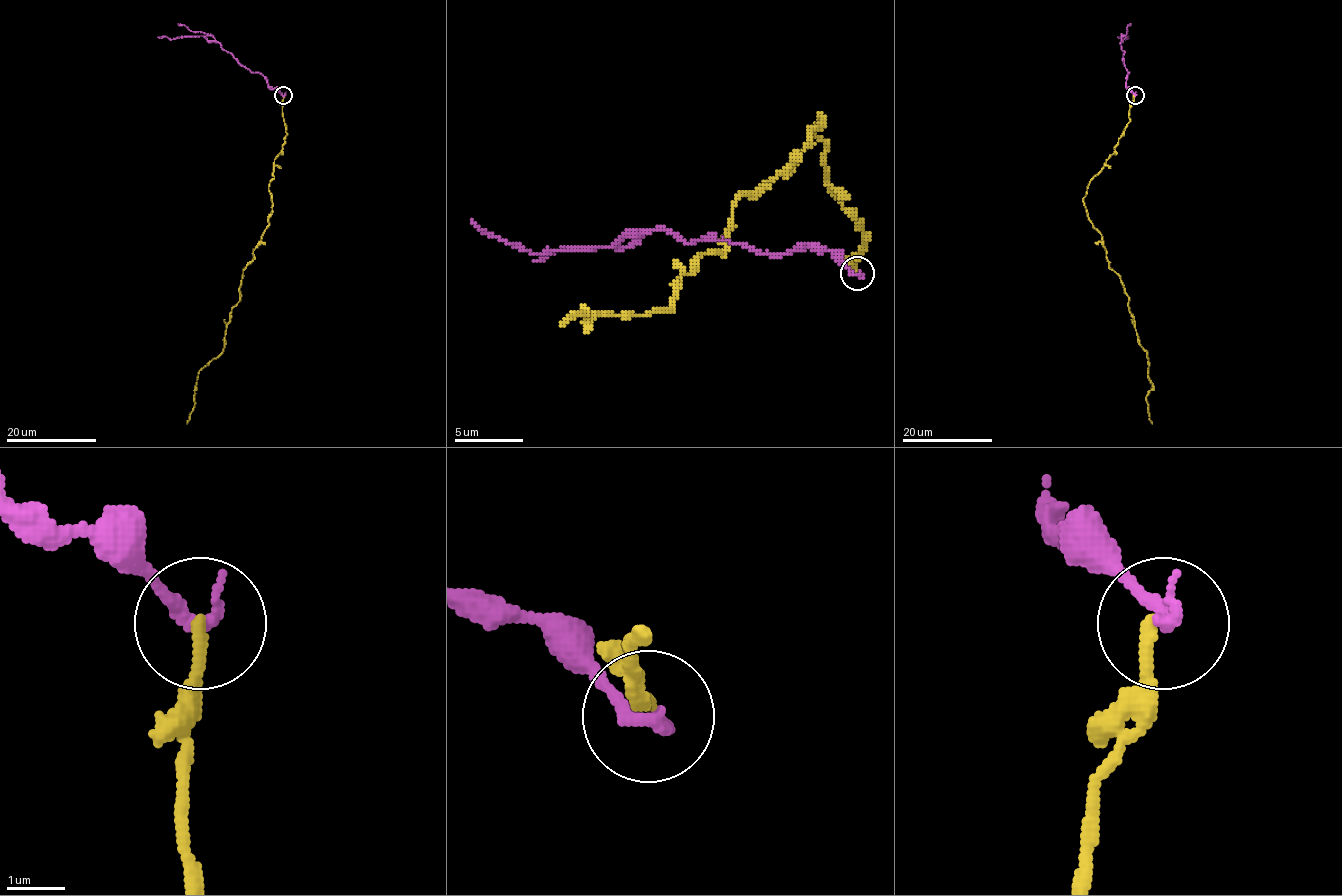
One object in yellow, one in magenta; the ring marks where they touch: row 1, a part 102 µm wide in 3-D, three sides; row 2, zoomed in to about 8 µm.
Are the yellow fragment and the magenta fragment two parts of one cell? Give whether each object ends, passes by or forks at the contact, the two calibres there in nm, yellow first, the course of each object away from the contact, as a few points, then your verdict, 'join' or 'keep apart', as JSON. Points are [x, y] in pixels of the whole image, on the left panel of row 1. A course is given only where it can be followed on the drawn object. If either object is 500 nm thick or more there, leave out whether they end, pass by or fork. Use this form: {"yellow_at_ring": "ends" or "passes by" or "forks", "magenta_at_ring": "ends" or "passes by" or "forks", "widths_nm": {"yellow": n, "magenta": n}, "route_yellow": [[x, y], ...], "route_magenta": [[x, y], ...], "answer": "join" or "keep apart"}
{"yellow_at_ring": "ends", "magenta_at_ring": "ends", "widths_nm": {"yellow": 200, "magenta": 280}, "route_yellow": [[283, 95], [286, 134], [269, 185], [269, 226], [244, 269], [221, 352], [199, 371], [187, 424]], "route_magenta": [[283, 95], [269, 85], [261, 74], [245, 68], [218, 42], [208, 41], [202, 36], [171, 39], [157, 37]], "answer": "keep apart"}

